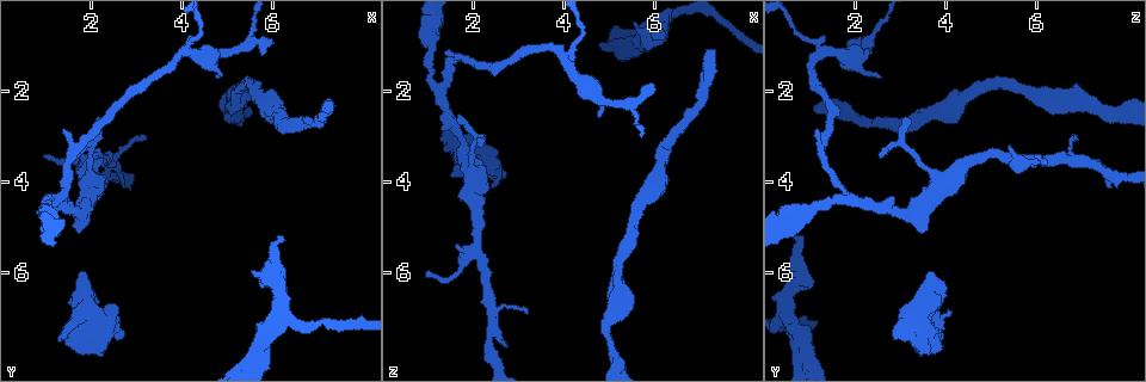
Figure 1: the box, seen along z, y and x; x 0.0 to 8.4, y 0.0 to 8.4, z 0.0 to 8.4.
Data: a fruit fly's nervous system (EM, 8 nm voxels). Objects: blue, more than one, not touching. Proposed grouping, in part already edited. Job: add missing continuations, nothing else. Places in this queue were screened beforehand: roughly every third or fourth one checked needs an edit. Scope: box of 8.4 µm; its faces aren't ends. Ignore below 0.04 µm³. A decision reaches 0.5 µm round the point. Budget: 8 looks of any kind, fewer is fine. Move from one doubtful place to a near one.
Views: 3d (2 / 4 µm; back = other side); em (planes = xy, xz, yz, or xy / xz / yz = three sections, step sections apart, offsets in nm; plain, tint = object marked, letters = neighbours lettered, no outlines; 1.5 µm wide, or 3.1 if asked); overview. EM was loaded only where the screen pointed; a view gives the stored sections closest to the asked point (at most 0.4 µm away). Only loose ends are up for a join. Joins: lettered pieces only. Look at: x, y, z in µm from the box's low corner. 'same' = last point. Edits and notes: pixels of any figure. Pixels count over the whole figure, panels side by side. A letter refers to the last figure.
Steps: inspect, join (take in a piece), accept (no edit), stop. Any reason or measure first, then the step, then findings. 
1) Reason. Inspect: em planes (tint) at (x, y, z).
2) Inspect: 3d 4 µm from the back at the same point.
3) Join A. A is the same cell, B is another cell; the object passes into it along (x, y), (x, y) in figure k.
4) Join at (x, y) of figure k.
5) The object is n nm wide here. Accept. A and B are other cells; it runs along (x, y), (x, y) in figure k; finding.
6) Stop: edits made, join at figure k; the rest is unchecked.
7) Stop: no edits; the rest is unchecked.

An open end. Inspect: em xz step 4 (letters) at (7.20, 2.35, 1.10).

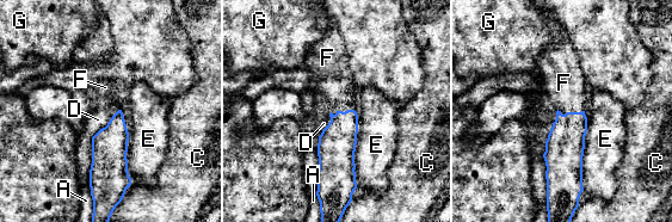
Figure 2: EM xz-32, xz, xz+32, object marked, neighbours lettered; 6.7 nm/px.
The object is 170 nm wide here. Join F. F is the same cell, A, C, D, E and G are other cells; the object passes into it along (565, 146), (571, 112), (563, 82) in figure 2; it goes on there.

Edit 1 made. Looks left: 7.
See it whole again. Inspect: overview.

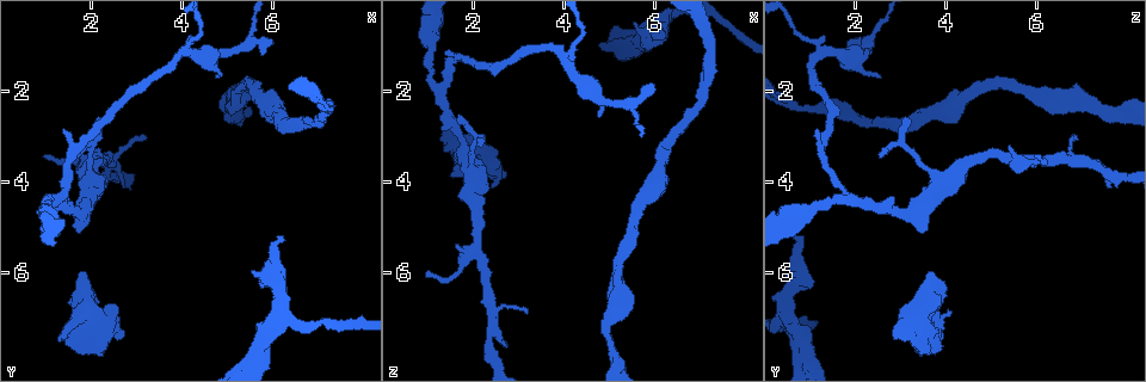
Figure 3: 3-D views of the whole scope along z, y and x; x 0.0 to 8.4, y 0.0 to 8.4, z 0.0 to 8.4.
Branch stops here. Inspect: em planes (letters) at (5.75, 1.20, 1.90).

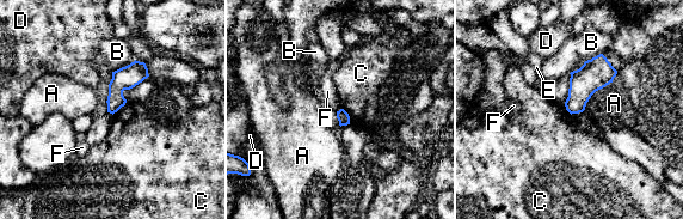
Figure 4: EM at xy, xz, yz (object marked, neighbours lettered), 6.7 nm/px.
The longest contact is with B, 180 nm. Accept. A, B, C, D, E and F are other cells; a border runs along (340, 108), (337, 111) in figure 4; no lettered piece goes on from it.

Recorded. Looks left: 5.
An open end. Inspect: 3d 4 µm at (6.20, 5.15, 0.80).

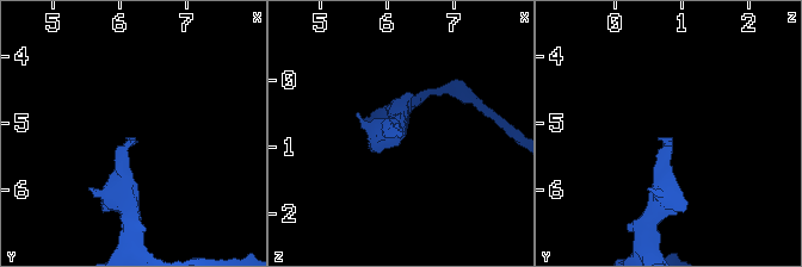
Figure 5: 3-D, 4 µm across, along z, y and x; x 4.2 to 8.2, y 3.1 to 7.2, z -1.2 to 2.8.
Inspect: em planes (letters) at (6.15, 5.20, 0.85).

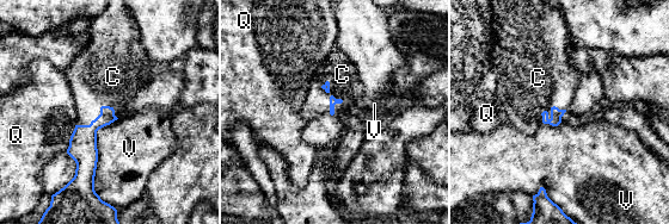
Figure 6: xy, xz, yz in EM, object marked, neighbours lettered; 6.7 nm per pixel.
Join C. C is the same cell, Q and V are other cells; the object passes into it along (83, 144), (100, 112), (111, 78) in figure 6; it goes on there.

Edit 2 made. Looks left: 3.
Stop: edits made, join at figure 2, join at figure 6; the rest is unchecked.

